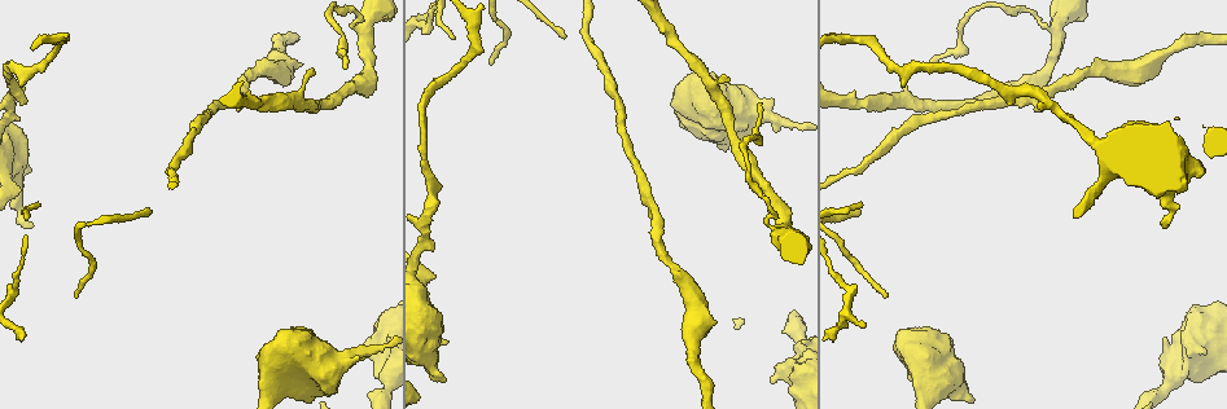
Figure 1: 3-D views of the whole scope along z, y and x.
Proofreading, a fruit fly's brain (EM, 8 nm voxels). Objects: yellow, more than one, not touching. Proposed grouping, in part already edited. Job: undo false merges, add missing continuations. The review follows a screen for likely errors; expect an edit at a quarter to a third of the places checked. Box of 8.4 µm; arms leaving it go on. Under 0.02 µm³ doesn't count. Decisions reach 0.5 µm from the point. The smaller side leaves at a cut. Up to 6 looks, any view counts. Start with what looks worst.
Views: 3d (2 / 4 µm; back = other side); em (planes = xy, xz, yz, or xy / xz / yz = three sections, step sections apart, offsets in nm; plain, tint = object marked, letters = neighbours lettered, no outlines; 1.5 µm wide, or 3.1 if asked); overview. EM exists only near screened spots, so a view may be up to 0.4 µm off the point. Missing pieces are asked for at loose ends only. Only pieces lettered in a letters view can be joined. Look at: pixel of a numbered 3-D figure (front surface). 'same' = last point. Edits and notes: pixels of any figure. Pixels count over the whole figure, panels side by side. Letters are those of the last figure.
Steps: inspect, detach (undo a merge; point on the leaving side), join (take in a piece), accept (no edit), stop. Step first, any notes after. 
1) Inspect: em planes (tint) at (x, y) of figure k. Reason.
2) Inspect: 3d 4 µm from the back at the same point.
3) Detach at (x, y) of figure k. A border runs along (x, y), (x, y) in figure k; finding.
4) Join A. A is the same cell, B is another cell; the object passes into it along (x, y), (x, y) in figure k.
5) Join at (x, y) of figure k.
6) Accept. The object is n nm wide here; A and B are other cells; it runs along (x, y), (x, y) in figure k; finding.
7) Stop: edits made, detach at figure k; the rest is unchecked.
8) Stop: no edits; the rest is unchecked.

Inspect: 3d 4 µm at (344, 66) of figure 1. Free end.

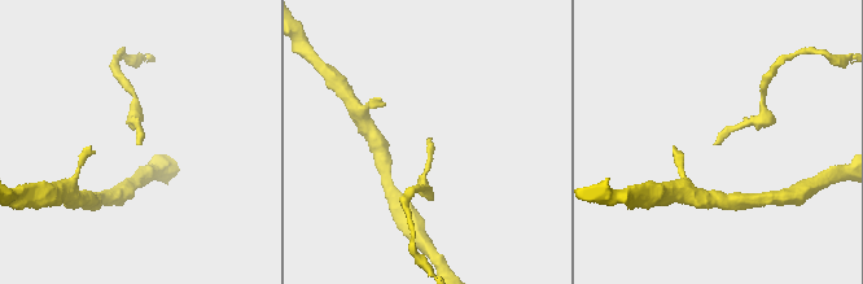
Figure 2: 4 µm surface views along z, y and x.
Inspect: em xz step 4 (letters) at (714, 143) of figure 2.

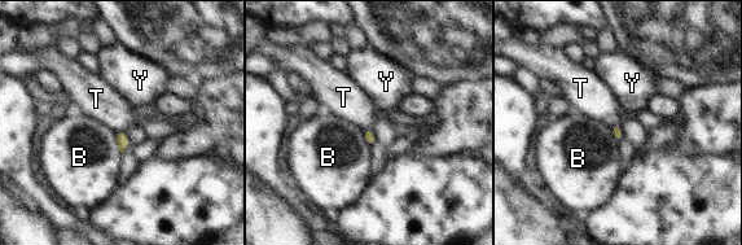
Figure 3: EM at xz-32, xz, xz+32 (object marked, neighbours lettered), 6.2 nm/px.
Inspect: em planes (letters) at the same point. Cut it another way.

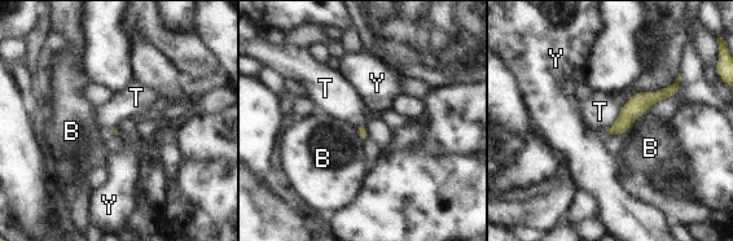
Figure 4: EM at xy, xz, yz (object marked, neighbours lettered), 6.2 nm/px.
Accept. B, T and Y are other cells; no lettered piece goes on from it.

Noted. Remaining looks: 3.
Inspect: em 3.1 µm xz step 8 (letters) at (1205, 352) of figure 1. Thick end.

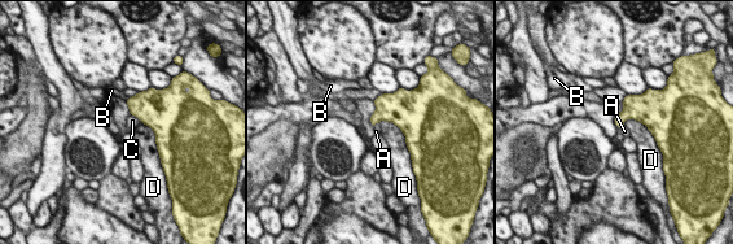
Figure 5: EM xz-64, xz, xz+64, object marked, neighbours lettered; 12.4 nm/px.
Inspect: em 3.1 µm planes (letters) at the same point.

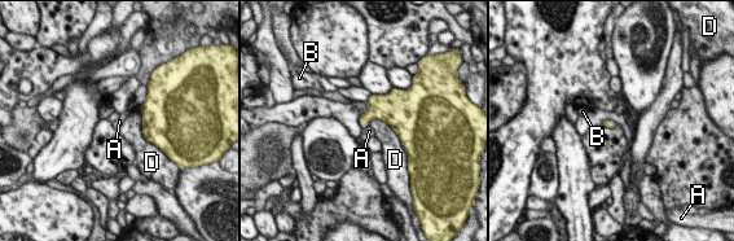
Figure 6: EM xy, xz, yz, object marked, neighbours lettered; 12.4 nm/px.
Accept. A, B and D are other cells; a border runs along (368, 125), (364, 128) in figure 6; no lettered piece goes on from it.

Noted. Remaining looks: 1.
Stop: no edits; the rest is unchecked.

